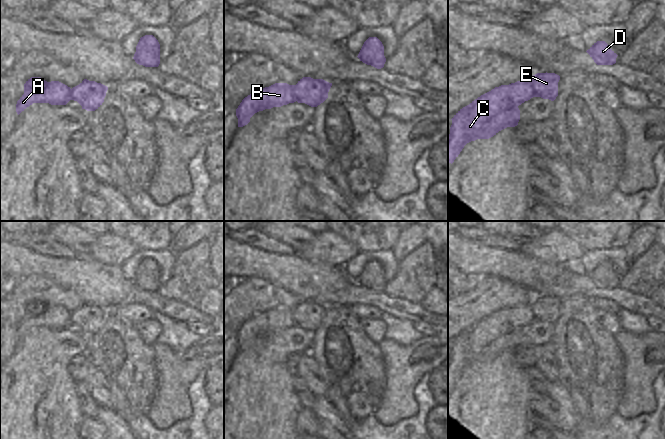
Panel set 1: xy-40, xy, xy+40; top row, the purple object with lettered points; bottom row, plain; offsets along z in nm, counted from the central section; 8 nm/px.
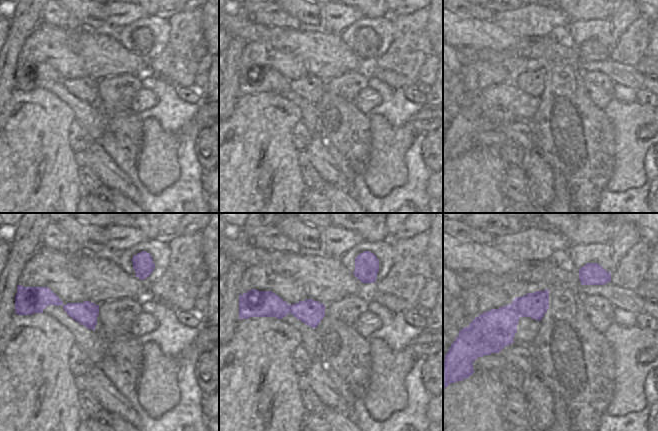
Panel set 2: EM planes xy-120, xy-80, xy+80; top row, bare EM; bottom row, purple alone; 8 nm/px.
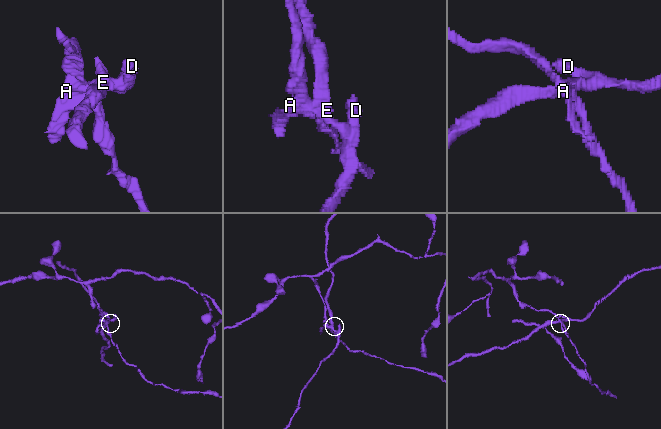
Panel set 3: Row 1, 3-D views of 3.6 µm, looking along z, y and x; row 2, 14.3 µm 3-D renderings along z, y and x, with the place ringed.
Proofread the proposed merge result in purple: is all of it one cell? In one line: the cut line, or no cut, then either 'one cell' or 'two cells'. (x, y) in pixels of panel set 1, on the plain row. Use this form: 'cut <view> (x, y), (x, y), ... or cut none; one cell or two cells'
cut xy+40 (525, 305), (531, 312), (534, 320); two cells

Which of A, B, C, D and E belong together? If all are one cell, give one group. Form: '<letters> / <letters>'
A B C / D E

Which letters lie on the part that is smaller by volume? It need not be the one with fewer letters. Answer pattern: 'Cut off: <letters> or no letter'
Cut off: D, E.

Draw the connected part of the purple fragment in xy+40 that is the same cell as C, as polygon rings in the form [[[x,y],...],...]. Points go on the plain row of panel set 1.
[[[526,305],[495,311],[481,319],[469,329],[460,333],[452,344],[448,359],[448,387],[453,387],[464,370],[477,363],[489,363],[507,351],[515,351],[520,344],[519,329],[534,321],[534,316]]]

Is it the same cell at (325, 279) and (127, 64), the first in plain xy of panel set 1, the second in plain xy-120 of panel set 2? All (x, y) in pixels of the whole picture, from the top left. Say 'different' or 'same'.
same

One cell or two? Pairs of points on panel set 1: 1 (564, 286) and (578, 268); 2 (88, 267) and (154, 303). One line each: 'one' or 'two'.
1: two
2: two

